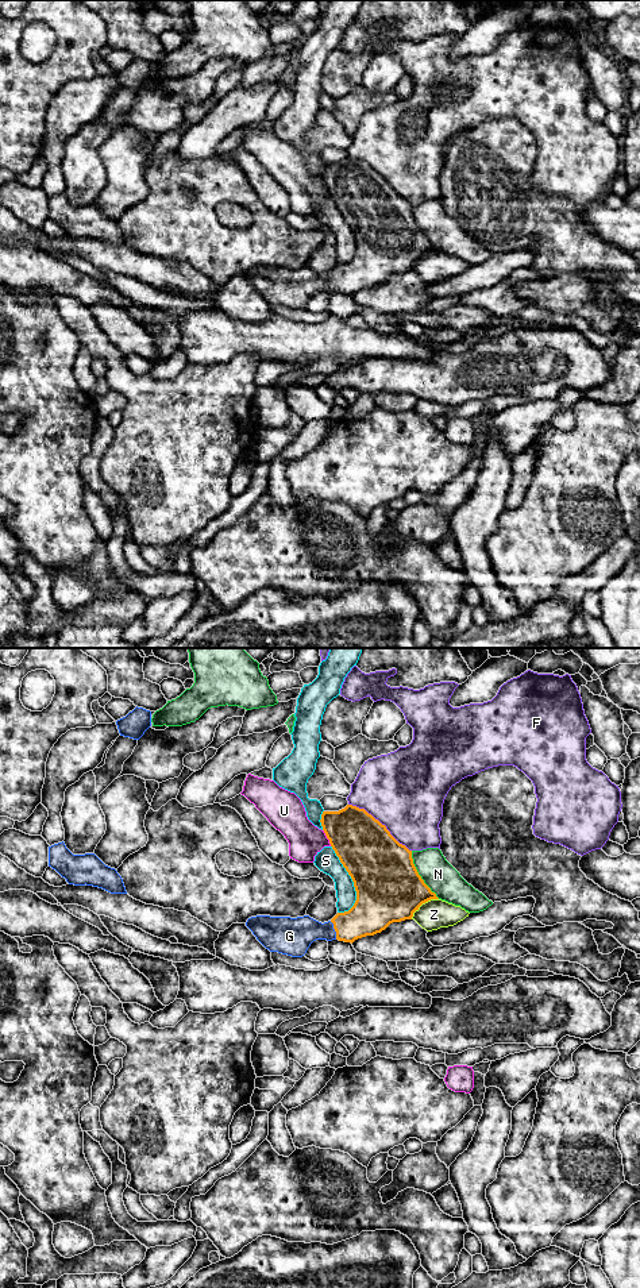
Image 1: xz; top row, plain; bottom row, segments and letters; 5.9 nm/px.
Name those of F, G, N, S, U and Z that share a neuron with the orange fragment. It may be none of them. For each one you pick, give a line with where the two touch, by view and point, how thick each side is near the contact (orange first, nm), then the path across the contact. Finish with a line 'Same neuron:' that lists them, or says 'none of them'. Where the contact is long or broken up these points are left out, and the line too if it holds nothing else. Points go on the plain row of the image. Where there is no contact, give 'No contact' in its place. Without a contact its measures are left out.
G: Touches orange at xz (335, 282). Thickness 240 nm (orange) against 220 nm. Path across: xz (371, 265), (355, 276), (335, 282), (303, 282), (295, 288)
Same neuron: G

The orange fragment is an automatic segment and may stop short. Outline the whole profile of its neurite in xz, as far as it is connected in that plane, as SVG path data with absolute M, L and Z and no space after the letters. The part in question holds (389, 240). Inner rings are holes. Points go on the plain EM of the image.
M347 157L339 163L323 163L320 174L332 201L354 234L356 252L348 263L338 265L324 275L309 267L248 270L246 278L270 304L302 309L316 292L339 292L352 296L358 290L381 285L393 274L412 271L413 265L423 255L439 251L419 227L412 203L400 196L386 178L365 161Z

